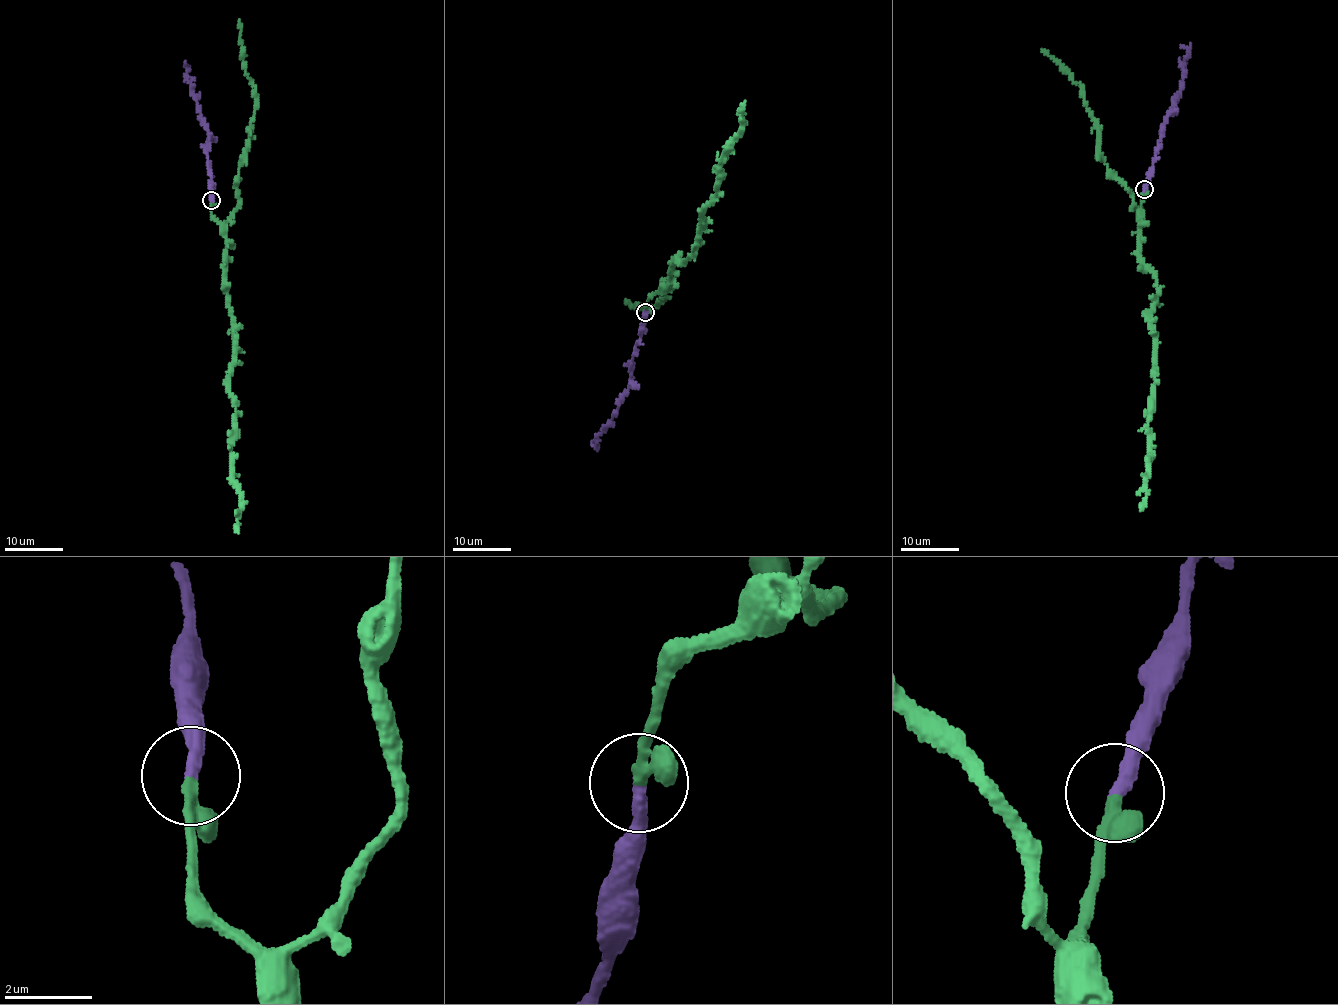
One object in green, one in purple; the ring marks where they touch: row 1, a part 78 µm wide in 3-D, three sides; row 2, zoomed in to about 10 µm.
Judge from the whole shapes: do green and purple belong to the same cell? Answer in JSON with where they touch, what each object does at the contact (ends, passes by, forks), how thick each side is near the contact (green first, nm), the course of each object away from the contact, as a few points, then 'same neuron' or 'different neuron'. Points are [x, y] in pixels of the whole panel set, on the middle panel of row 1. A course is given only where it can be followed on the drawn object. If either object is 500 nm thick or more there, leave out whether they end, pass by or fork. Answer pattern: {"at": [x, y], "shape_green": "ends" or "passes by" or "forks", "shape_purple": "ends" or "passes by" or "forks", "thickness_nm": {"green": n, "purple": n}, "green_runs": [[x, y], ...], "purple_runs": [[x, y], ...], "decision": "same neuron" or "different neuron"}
{"at": [645, 312], "shape_green": "ends", "shape_purple": "ends", "thickness_nm": {"green": 320, "purple": 320}, "green_runs": [[645, 312], [676, 258], [685, 261], [693, 253], [744, 101]], "purple_runs": [[645, 313], [628, 388], [596, 446], [592, 443]], "decision": "same neuron"}

